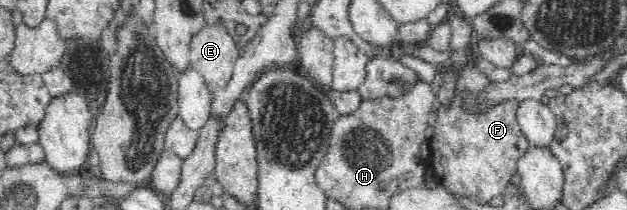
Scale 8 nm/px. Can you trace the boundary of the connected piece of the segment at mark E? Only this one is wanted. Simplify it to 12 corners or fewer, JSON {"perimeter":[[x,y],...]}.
{"perimeter":[[225,25],[191,36],[189,65],[211,92],[228,82],[239,45]]}

